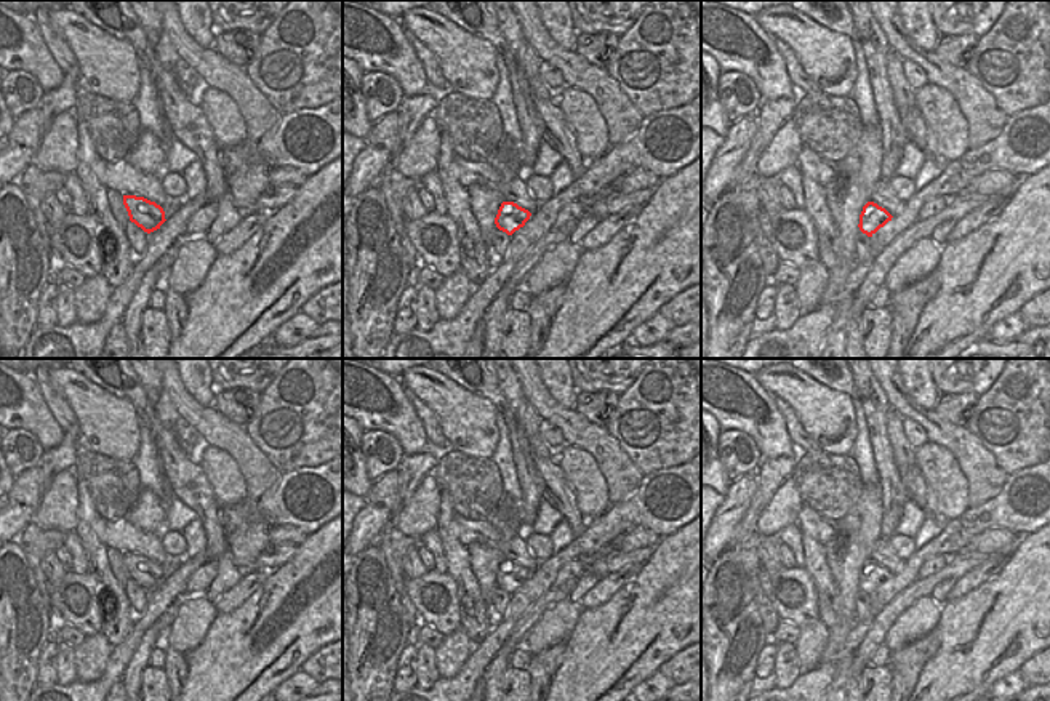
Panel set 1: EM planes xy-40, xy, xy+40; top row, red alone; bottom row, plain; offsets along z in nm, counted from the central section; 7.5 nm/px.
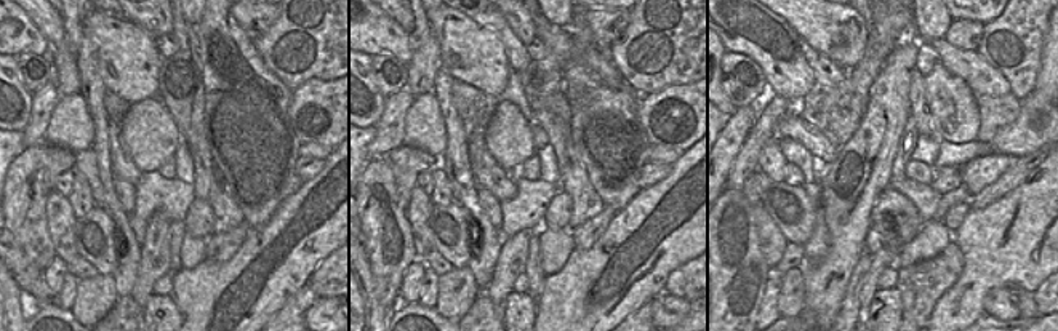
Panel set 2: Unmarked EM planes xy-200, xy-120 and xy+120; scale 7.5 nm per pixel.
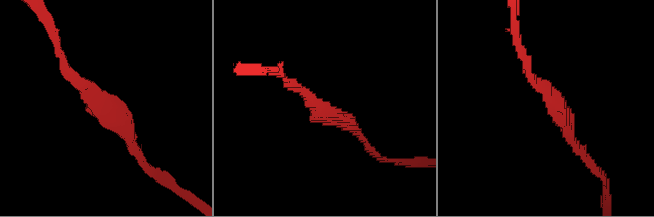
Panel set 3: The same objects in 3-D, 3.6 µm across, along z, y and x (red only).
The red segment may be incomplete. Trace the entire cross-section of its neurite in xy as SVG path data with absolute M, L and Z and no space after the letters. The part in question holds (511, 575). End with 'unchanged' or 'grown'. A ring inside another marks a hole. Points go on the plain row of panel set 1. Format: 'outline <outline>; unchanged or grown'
outline M503 560L495 576L495 583L499 589L512 594L515 589L525 584L530 575L531 571L517 562Z; unchanged

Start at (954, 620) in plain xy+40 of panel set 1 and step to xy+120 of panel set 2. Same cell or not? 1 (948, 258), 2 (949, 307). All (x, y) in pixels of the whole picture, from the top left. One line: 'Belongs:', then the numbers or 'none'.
Belongs: 2

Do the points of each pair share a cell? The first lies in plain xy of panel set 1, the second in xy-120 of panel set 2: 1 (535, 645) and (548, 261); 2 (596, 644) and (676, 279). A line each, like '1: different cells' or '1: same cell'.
1: same cell
2: different cells

